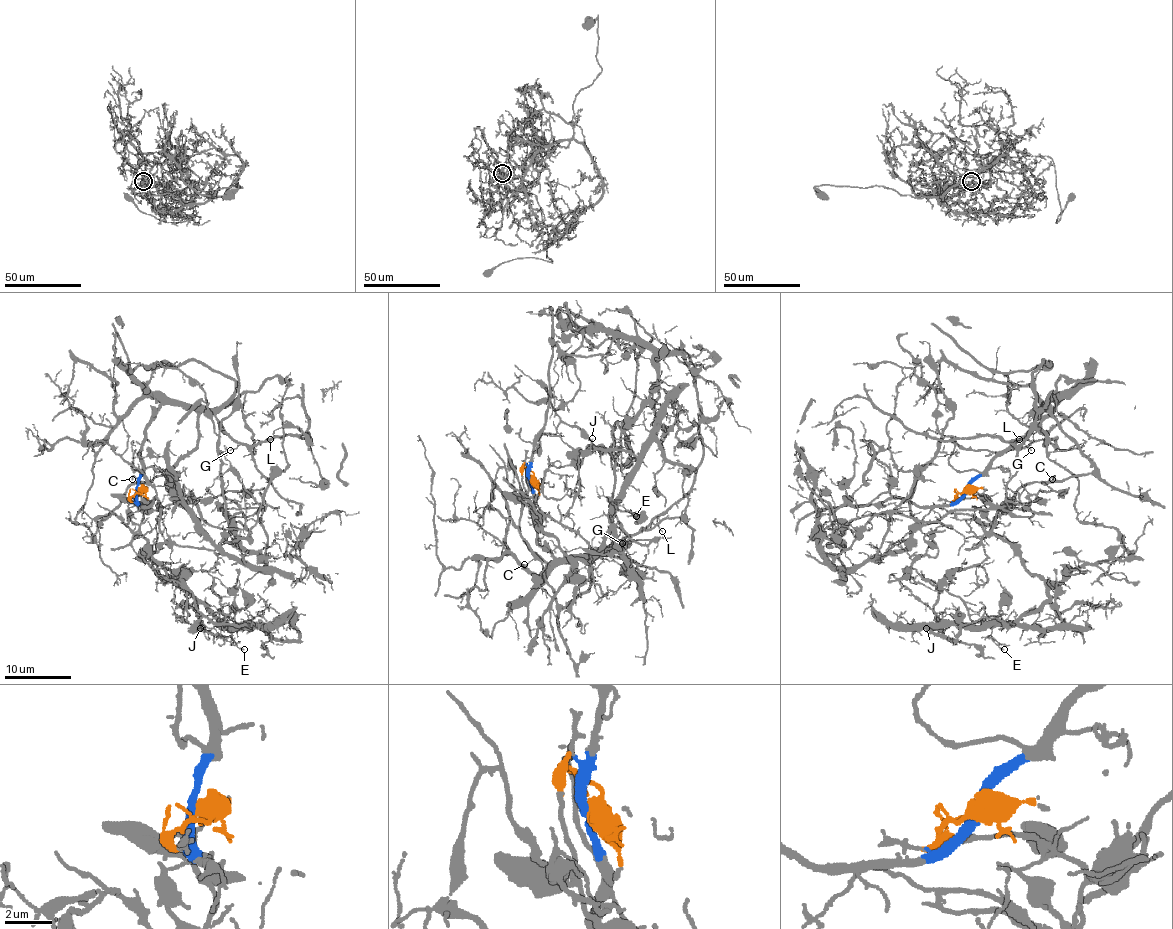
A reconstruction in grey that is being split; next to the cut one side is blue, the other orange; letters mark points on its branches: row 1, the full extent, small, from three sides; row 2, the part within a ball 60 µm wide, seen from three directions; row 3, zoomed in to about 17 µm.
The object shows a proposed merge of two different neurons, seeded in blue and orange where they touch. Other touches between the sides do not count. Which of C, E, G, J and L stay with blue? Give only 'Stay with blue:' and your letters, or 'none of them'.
Stay with blue: C, G, L

